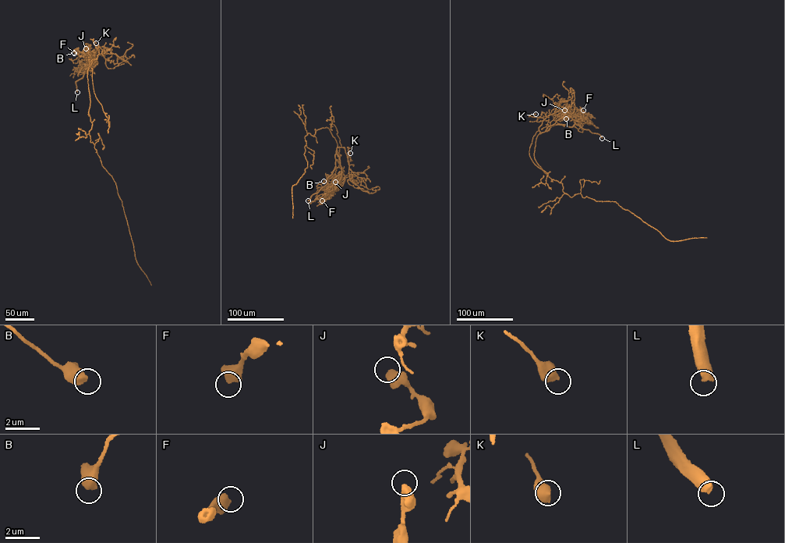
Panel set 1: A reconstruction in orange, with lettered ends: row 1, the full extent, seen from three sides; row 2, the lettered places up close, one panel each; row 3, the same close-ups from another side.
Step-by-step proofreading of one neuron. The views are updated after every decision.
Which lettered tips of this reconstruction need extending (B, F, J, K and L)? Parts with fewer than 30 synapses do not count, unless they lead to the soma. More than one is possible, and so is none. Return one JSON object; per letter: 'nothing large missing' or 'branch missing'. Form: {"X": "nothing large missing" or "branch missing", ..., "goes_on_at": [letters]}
{"B": "nothing large missing", "F": "nothing large missing", "J": "nothing large missing", "K": "nothing large missing", "L": "branch missing", "goes_on_at": ["L"]}

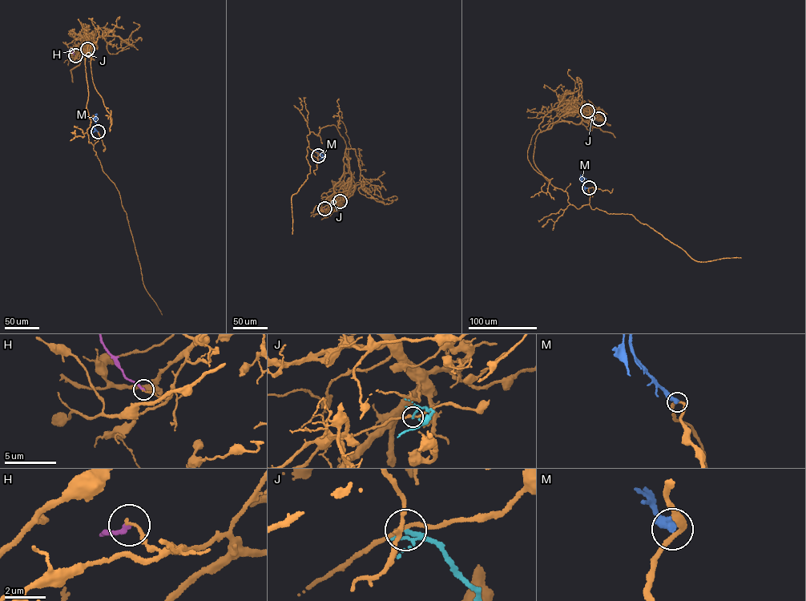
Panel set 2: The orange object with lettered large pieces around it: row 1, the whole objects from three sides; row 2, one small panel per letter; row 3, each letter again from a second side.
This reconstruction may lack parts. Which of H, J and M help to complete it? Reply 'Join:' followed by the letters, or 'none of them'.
Join: none of them

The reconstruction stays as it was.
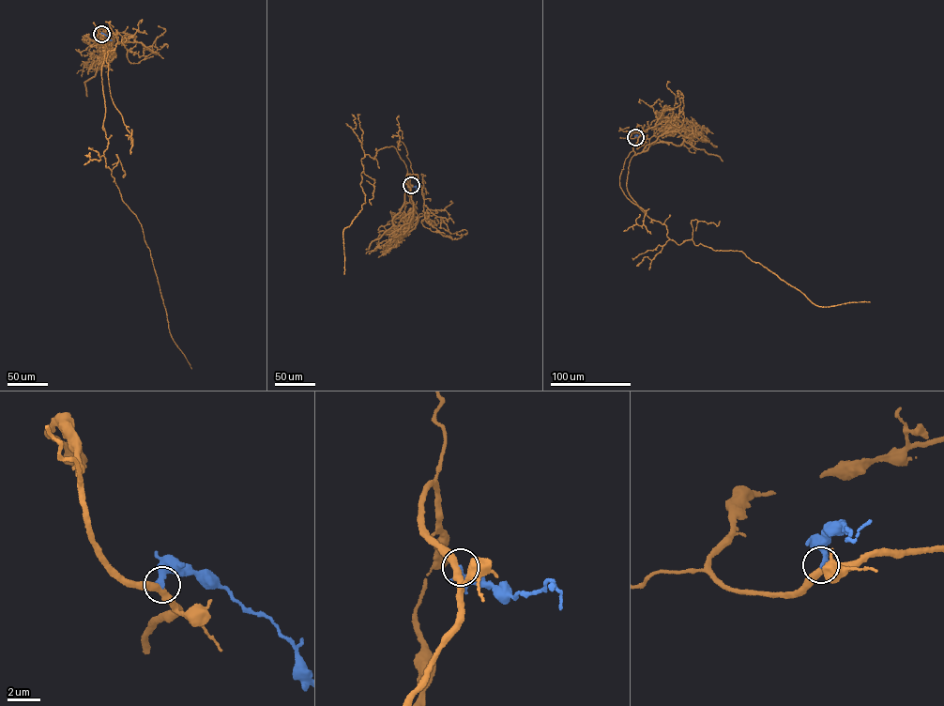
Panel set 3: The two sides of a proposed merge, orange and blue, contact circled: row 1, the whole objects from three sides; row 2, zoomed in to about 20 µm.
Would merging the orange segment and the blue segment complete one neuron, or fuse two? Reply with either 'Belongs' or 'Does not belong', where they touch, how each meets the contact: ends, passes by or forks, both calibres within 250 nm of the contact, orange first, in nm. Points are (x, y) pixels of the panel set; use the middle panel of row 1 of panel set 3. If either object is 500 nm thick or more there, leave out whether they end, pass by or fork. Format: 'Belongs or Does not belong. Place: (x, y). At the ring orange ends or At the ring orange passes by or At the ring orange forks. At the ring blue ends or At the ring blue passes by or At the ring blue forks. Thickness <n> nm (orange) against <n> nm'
Does not belong. Place: (411, 185). At the ring orange passes by. At the ring blue ends. Thickness 400 nm (orange) against 320 nm

